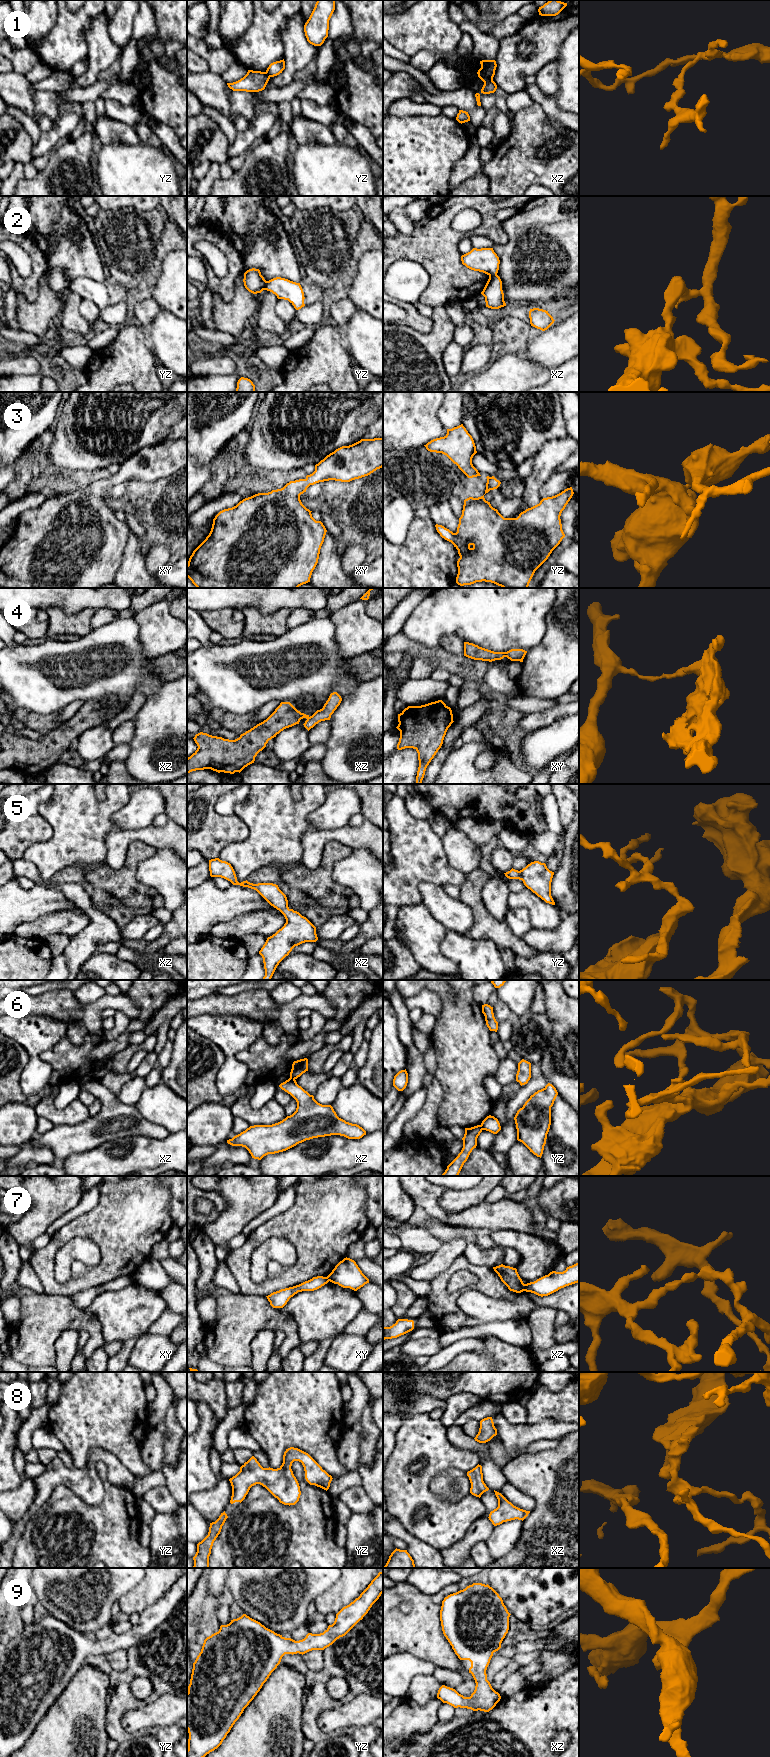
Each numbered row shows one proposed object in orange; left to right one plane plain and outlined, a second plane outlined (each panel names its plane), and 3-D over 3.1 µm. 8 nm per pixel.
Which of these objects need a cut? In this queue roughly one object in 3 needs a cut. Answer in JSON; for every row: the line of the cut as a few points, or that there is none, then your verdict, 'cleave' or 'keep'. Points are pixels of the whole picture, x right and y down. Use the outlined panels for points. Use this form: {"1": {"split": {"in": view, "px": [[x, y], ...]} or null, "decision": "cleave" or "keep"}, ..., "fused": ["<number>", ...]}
{"1": {"split": {"in": "xz", "px": [[492, 79], [484, 82]]}, "decision": "cleave"}, "2": {"split": {"in": "yz", "px": [[267, 281], [264, 289]]}, "decision": "cleave"}, "3": {"split": null, "decision": "keep"}, "4": {"split": {"in": "xy", "px": [[504, 652], [506, 656]]}, "decision": "cleave"}, "5": {"split": null, "decision": "keep"}, "6": {"split": {"in": "xz", "px": [[290, 1077], [294, 1079]]}, "decision": "cleave"}, "7": {"split": {"in": "xz", "px": [[525, 1284], [523, 1290]]}, "decision": "cleave"}, "8": {"split": null, "decision": "keep"}, "9": {"split": null, "decision": "keep"}, "fused": ["1", "2", "4", "6", "7"]}

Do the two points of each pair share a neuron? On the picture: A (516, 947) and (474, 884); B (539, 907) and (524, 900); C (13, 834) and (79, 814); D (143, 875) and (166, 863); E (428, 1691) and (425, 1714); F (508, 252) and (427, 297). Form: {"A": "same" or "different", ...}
{"A": "same", "B": "same", "C": "different", "D": "same", "E": "different", "F": "different"}

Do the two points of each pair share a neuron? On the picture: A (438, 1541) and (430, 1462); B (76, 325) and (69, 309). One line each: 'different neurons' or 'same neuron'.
A: same neuron
B: same neuron

